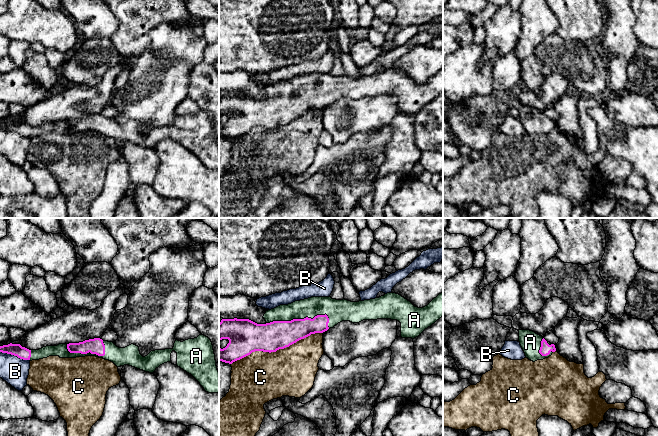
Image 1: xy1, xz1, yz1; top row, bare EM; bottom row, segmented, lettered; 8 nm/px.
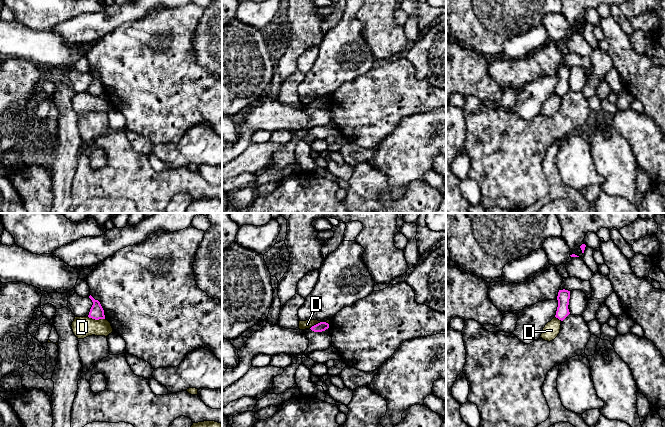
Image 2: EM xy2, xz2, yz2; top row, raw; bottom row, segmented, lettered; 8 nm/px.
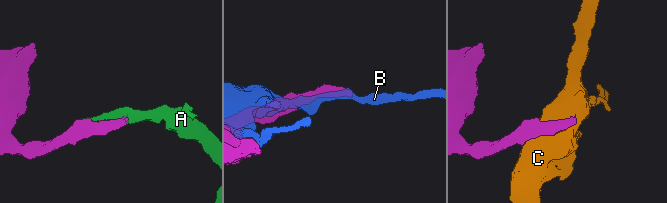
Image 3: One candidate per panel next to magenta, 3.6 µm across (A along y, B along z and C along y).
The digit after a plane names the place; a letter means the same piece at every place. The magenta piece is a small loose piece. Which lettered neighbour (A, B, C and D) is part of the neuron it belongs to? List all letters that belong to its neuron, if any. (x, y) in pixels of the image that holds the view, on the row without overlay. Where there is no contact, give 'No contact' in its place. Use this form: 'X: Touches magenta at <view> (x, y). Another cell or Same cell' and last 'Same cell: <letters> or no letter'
A: Touches magenta at xz1 (297, 95). Same cell
B: Touches magenta at xy1 (15, 131). Another cell
C: Touches magenta at xz1 (279, 124). Another cell
D: Touches magenta at xz2 (320, 98). Another cell
Same cell: A

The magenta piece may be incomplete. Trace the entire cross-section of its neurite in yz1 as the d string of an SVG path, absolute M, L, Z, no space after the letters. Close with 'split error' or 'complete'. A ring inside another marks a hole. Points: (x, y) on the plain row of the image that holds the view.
M518 106L519 118L526 134L535 138L543 136L556 127L555 121L547 118L542 112L530 106Z; split error

